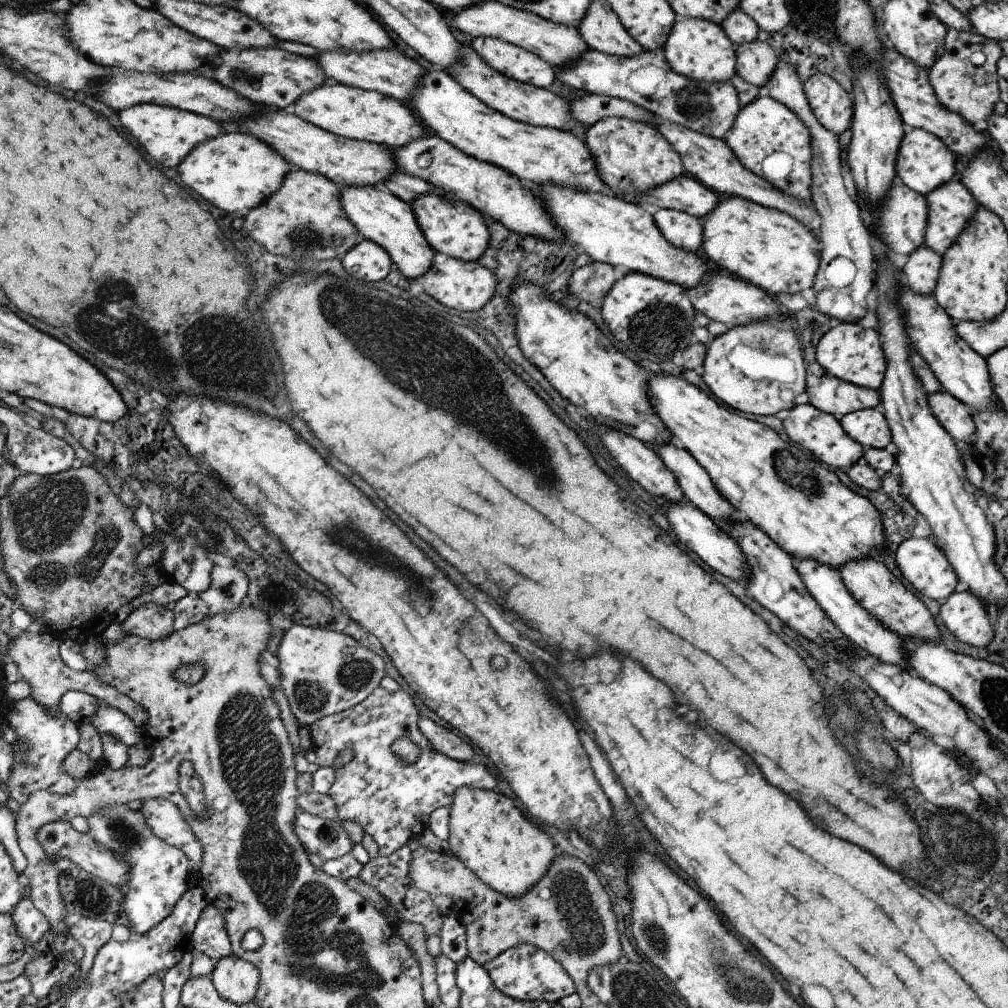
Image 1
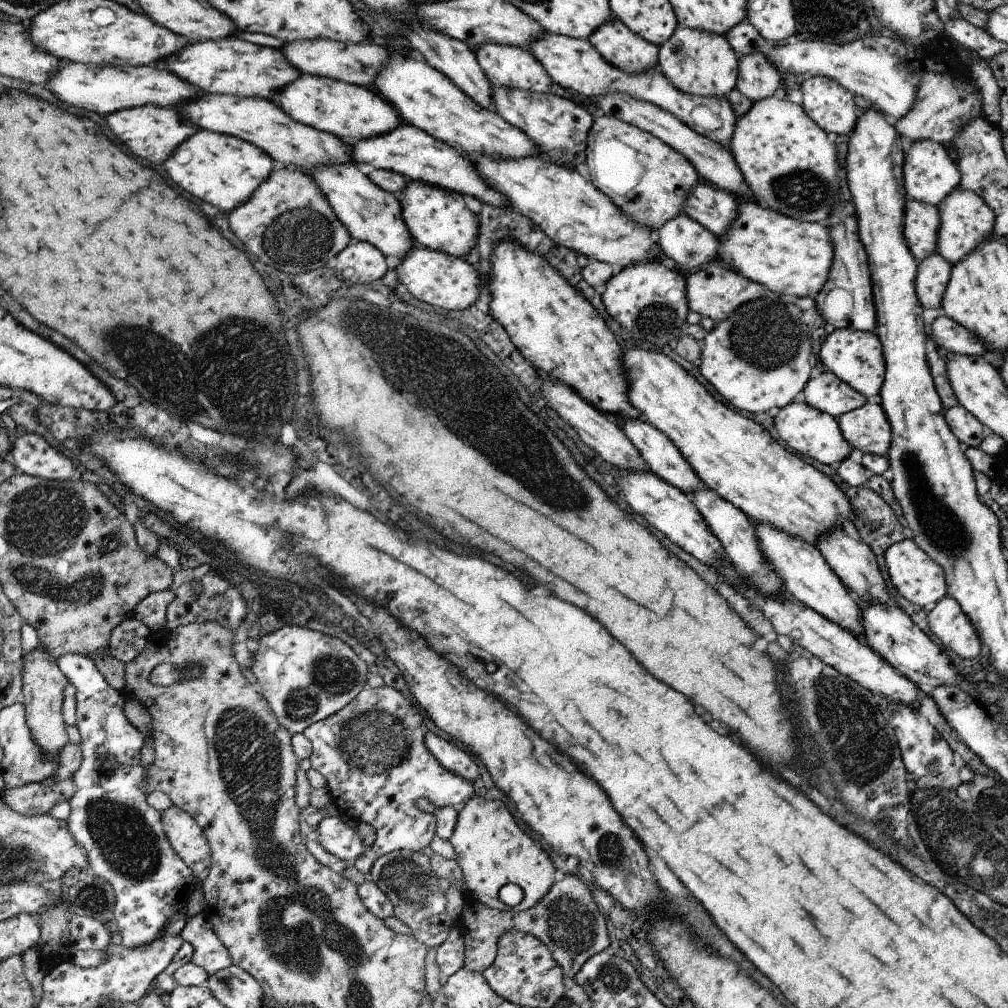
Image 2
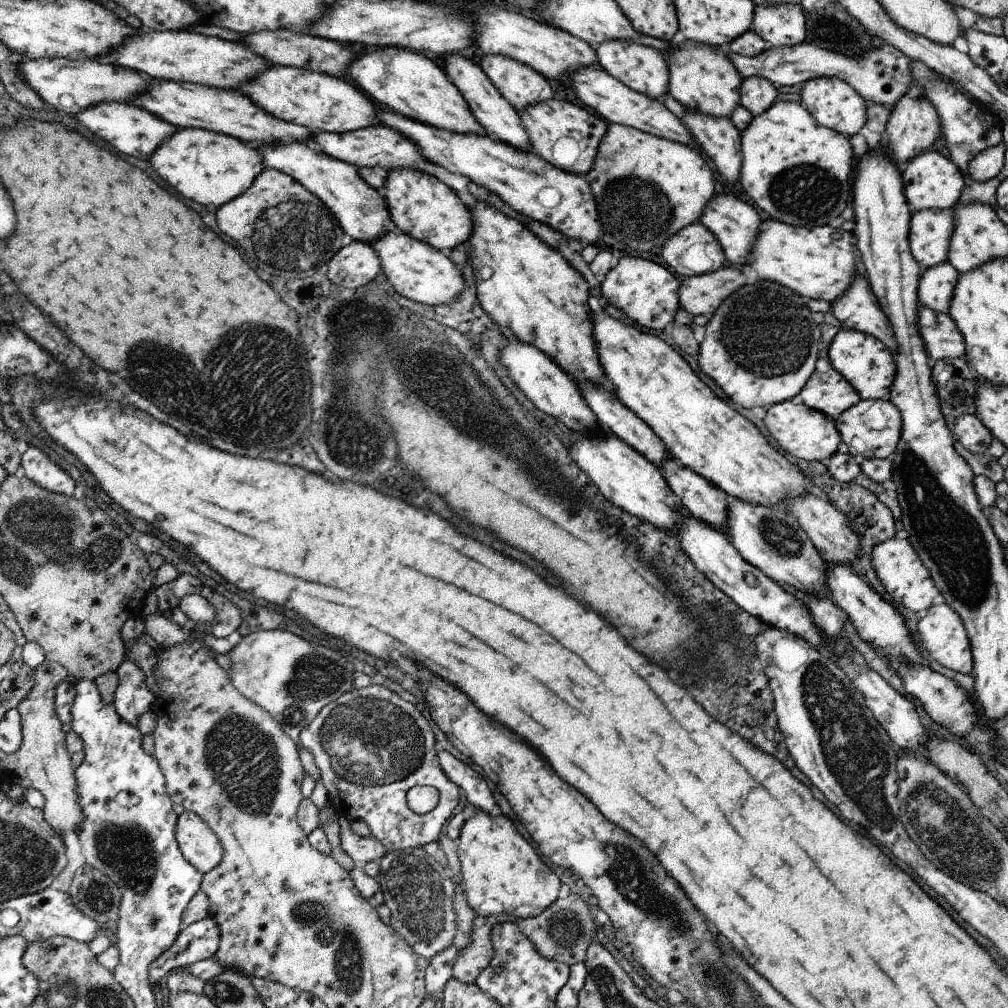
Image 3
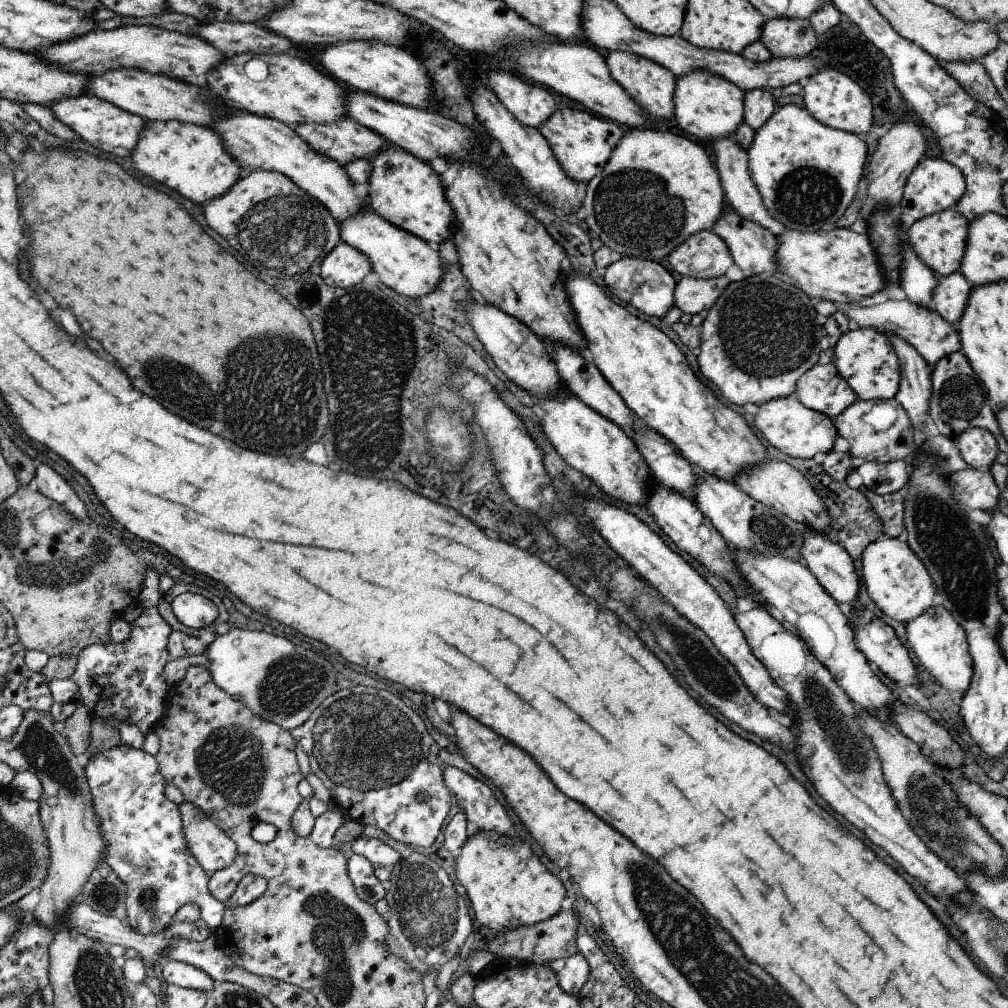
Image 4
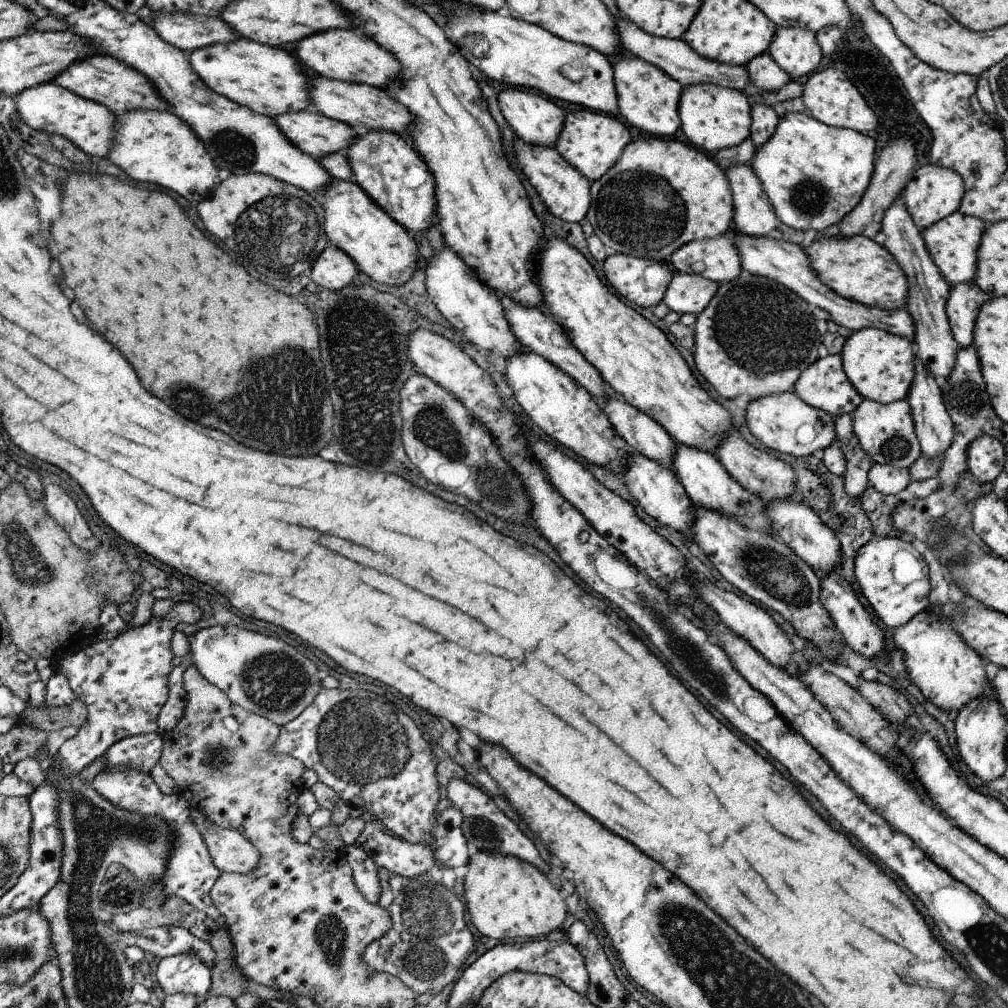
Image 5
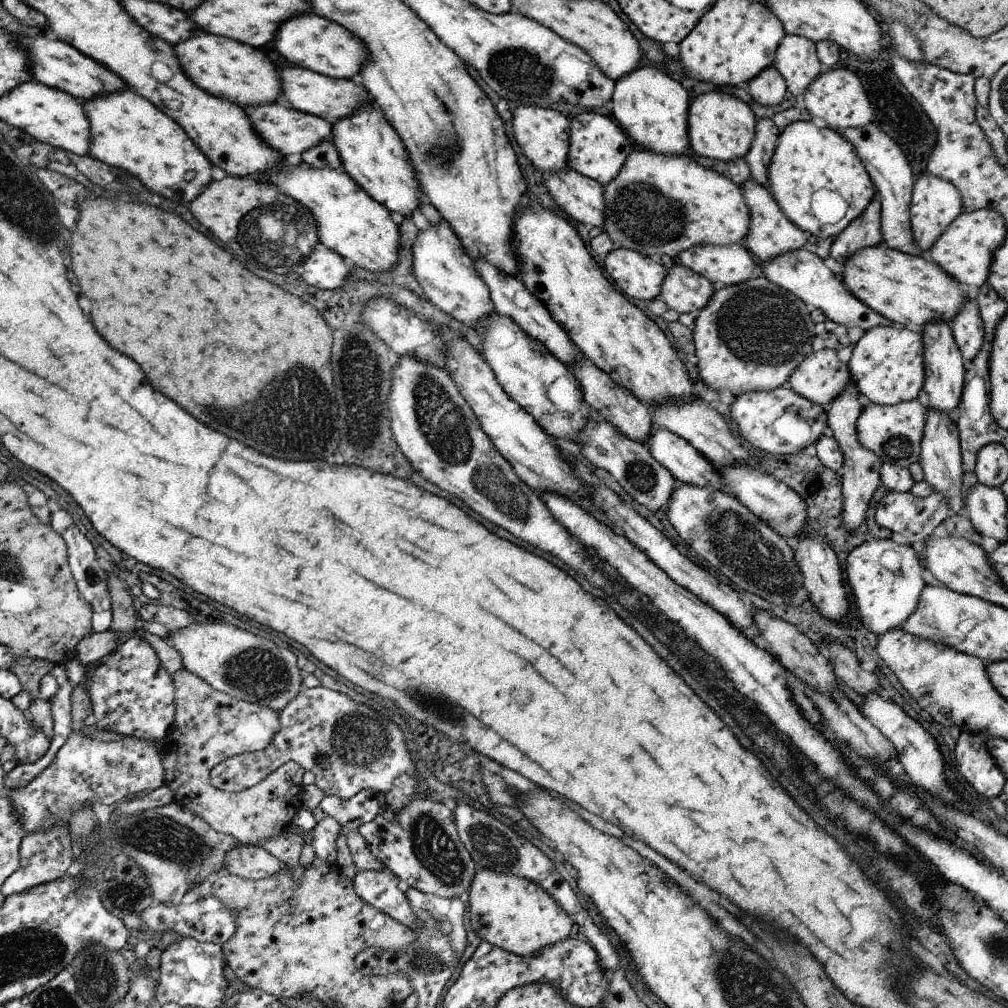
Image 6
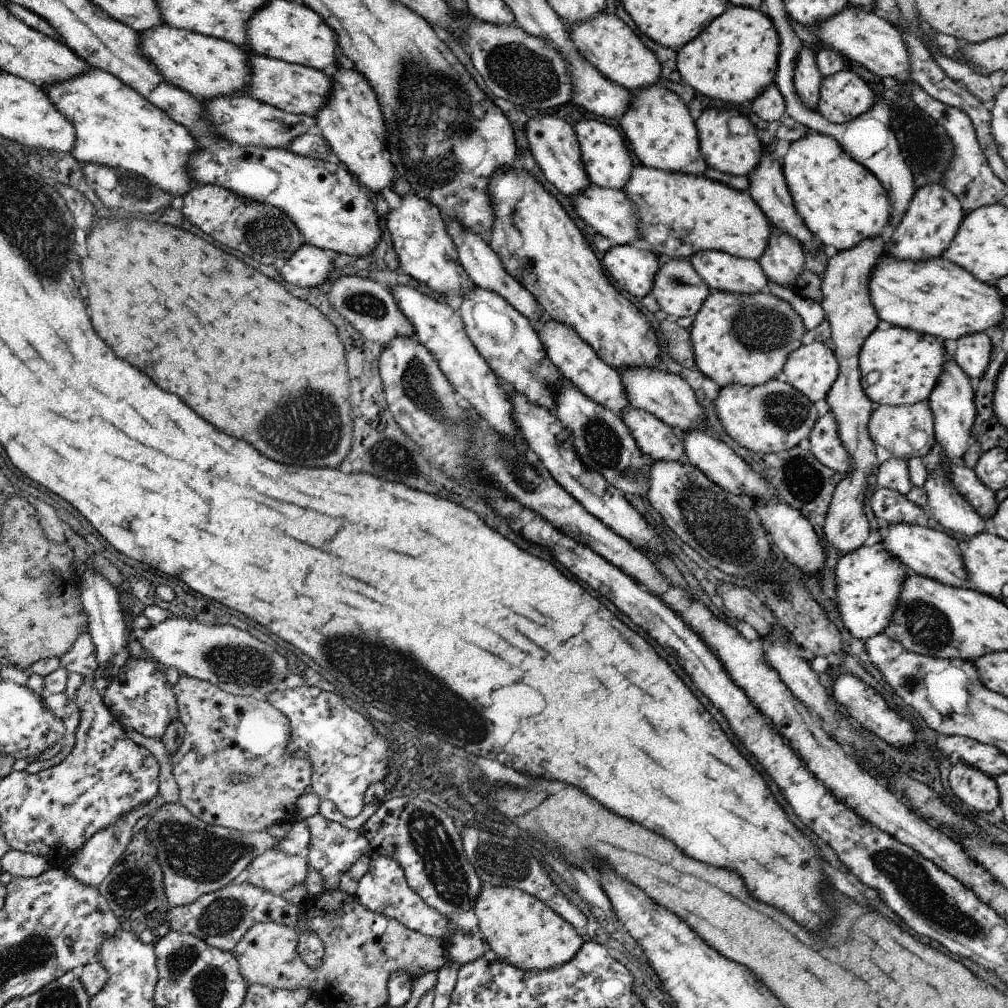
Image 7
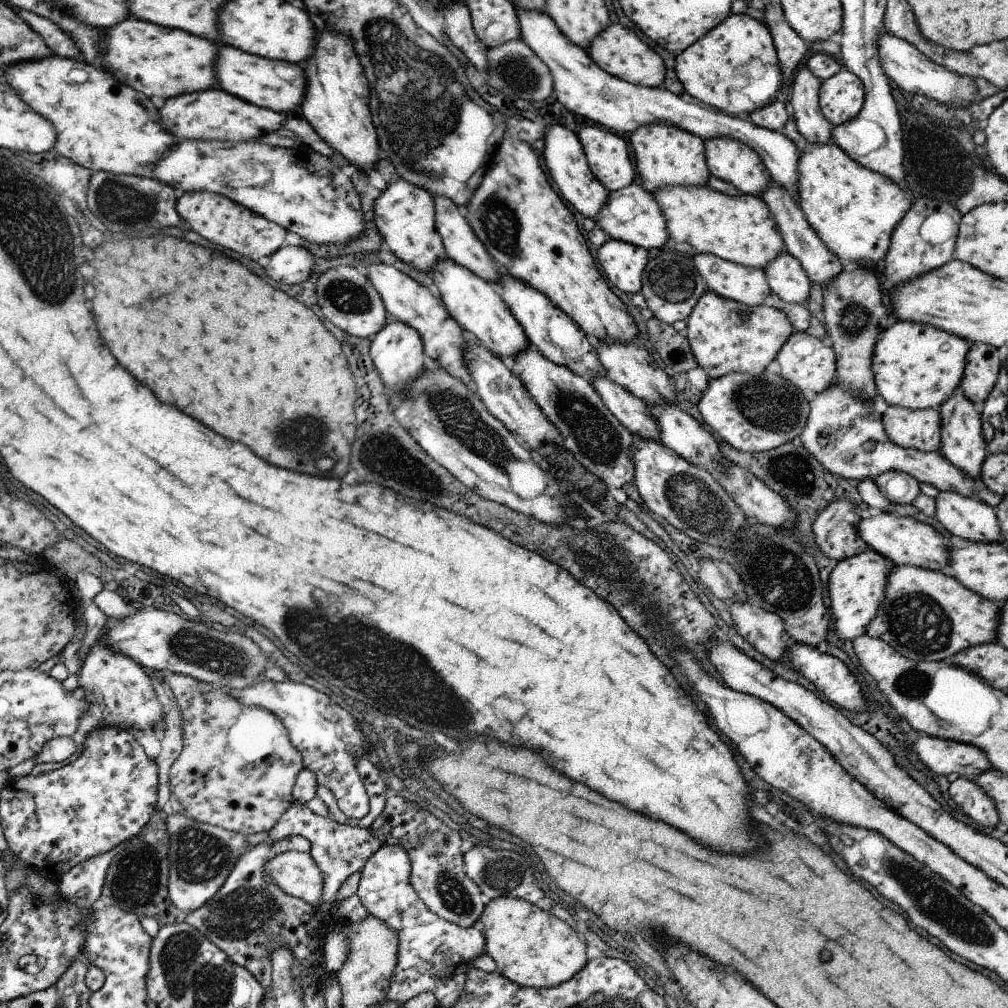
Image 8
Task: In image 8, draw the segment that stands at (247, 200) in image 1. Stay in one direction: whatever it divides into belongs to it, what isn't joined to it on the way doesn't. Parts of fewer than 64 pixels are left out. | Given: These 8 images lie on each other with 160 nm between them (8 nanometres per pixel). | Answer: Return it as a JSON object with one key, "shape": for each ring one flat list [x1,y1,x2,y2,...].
{"shape":[[53,55,42,60,18,62,2,70,4,70,2,78,17,91,22,102,28,104,38,114,44,115,56,128,57,145,54,146,54,150,71,163,84,166,91,171,149,177,162,156,177,145,177,139,162,126,158,109,148,96,132,90,130,86,118,82,105,70,92,67,85,61]]}

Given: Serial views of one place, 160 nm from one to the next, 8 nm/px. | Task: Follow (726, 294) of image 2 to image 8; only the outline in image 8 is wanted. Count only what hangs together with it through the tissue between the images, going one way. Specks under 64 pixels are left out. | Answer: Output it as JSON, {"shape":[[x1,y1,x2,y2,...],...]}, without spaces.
{"shape":[[662,248,656,258,649,260,642,274,642,296,646,299,654,318,666,325,672,325,676,321,687,321,698,298,707,291,707,285,695,269,693,258,667,248]]}

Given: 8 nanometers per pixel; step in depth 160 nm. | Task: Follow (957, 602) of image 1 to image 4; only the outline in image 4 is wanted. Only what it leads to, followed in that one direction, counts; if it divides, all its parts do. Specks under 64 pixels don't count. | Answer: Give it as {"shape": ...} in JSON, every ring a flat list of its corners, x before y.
{"shape":[[933,604,918,618,906,624,906,634,912,652,918,657,920,666,934,677,932,680,950,692,967,690,972,674,974,674,973,658,969,653,965,630,960,622,950,614,947,607,942,604]]}

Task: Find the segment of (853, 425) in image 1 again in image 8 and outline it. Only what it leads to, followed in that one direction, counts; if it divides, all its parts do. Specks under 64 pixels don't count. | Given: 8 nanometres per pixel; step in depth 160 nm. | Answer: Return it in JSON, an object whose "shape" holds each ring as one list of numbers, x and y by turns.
{"shape":[[889,406,882,417,886,437,894,445,921,452,939,452,942,424,937,409,910,410]]}

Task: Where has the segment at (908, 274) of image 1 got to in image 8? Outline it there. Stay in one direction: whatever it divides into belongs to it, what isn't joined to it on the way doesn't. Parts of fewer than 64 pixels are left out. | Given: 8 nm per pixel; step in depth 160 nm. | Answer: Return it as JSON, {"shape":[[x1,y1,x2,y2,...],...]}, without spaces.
{"shape":[[972,344,959,388,972,403,984,402,994,389,1003,362,1003,352,988,344]]}

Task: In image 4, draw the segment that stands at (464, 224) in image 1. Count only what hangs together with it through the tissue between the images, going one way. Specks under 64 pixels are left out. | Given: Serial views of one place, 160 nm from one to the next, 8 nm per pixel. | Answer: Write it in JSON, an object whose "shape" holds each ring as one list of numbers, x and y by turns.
{"shape":[[392,145,378,153,371,162,373,169,366,198,372,210,394,226,415,234,427,243,440,244,452,239,456,233,455,214,446,198,440,175,429,163]]}

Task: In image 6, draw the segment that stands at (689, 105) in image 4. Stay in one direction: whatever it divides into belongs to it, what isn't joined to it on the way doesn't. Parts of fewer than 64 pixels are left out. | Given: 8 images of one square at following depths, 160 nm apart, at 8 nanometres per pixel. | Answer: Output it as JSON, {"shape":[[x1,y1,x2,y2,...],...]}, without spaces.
{"shape":[[704,92,690,102,688,110,688,136,694,156,706,157,720,162,734,162,745,158,750,152,756,132,756,118,748,104,722,92]]}

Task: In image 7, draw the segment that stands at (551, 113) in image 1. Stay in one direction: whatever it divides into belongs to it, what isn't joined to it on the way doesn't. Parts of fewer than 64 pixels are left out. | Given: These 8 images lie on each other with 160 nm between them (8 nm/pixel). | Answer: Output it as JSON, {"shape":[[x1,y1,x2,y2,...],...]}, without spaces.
{"shape":[[600,119,581,120,574,127,580,145,582,162,586,174,589,174,591,184,622,190,630,178,634,162,632,162,632,156,626,148,624,134,620,128,600,122]]}

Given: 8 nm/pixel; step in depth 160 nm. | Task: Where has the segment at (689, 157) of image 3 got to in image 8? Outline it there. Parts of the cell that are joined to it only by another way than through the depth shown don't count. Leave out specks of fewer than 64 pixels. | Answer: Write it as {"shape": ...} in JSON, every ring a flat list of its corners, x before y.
{"shape":[[666,186,656,190,654,200,662,208,668,228,665,248,694,257,701,253,714,254,723,260,742,266,766,270,774,258,786,252,784,238,770,208,760,197,728,196,706,186]]}

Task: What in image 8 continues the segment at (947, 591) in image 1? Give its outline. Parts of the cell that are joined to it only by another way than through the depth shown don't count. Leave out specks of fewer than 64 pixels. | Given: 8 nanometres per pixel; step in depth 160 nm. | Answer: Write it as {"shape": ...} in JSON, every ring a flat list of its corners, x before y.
{"shape":[[872,550,863,554,843,559,835,563,828,580,830,592,830,610,834,616,836,634,841,640,854,640,858,636,866,635,866,628,872,618,876,618,876,612,884,600,886,582,890,576,890,570,894,566,888,559]]}

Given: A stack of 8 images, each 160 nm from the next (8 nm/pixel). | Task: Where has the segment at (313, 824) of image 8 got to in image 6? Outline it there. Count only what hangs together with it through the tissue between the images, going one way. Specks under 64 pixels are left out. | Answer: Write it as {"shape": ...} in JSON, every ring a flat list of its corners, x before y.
{"shape":[[326,816,316,824,313,830,312,846,314,846,316,857,336,864,338,852,336,841,339,834,342,834,341,824,336,819]]}

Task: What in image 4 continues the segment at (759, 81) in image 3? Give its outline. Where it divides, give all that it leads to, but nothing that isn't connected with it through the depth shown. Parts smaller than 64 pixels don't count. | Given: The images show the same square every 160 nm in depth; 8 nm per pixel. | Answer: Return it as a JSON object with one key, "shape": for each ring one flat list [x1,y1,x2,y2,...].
{"shape":[[752,89,745,91,743,122,748,123,755,131,770,118,778,108,774,97,768,89]]}

